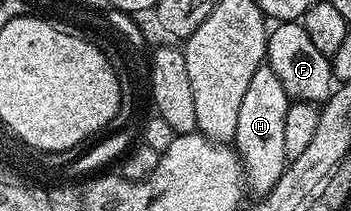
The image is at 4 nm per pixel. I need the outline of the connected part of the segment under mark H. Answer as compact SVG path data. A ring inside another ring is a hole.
M262 64L250 79L242 107L238 111L238 127L234 138L234 148L244 162L244 176L249 190L266 195L278 183L284 173L288 157L285 148L286 113L290 98L286 87L278 80L278 75L268 64Z

